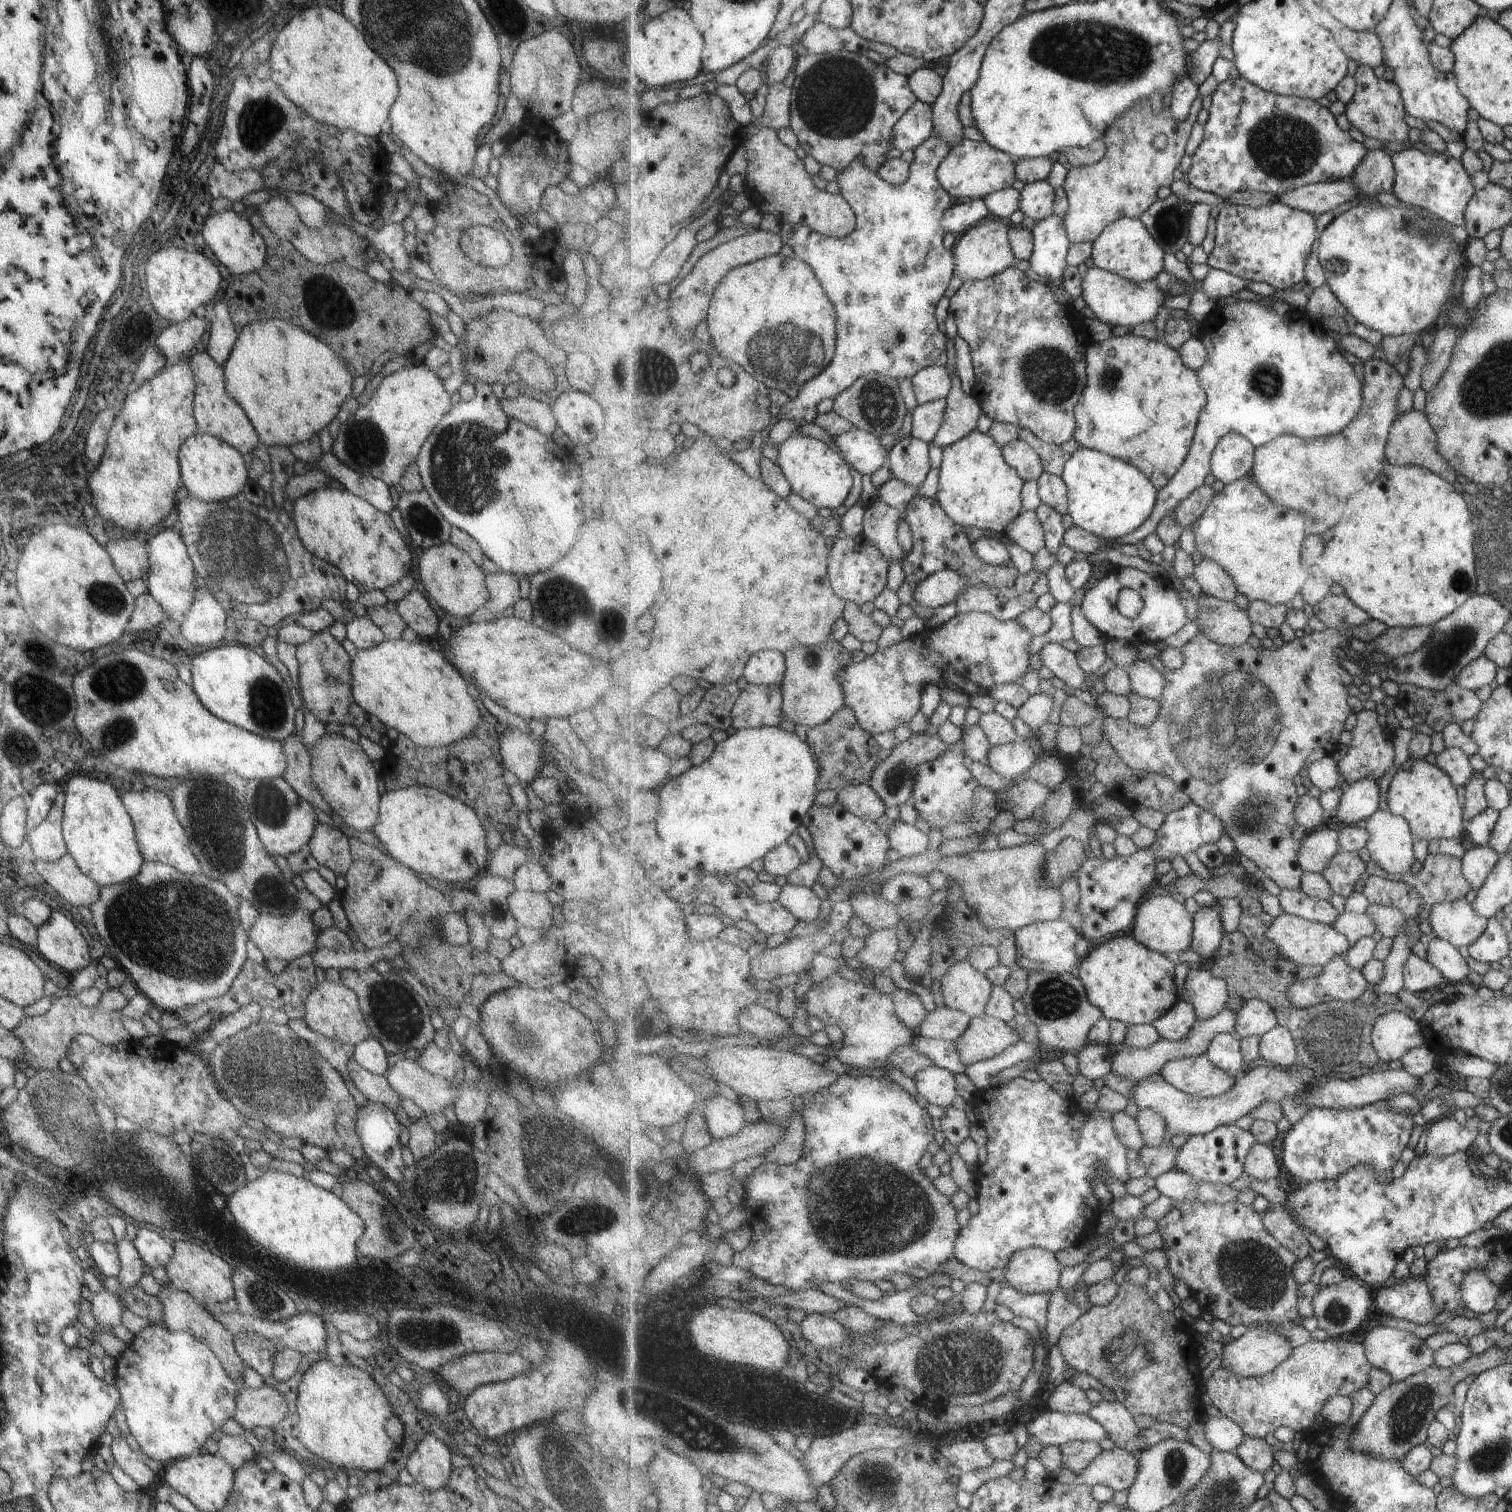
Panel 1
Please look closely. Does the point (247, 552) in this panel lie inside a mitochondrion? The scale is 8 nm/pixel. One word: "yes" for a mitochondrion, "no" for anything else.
yes

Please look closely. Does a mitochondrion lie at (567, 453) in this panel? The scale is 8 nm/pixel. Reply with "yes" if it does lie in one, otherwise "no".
no

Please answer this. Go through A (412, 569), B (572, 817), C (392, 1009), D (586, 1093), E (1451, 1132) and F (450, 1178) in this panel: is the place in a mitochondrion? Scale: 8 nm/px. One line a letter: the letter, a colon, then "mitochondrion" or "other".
A: other
B: other
C: mitochondrion
D: other
E: other
F: mitochondrion

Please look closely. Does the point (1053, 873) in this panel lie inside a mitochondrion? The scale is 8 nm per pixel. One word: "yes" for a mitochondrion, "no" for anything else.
yes

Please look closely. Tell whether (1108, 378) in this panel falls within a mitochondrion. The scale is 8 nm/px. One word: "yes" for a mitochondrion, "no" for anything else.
yes

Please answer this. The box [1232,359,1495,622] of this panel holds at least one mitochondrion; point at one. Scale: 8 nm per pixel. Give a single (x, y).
(1459, 582)

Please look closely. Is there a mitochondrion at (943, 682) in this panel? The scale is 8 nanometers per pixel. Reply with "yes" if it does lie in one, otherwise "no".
no

